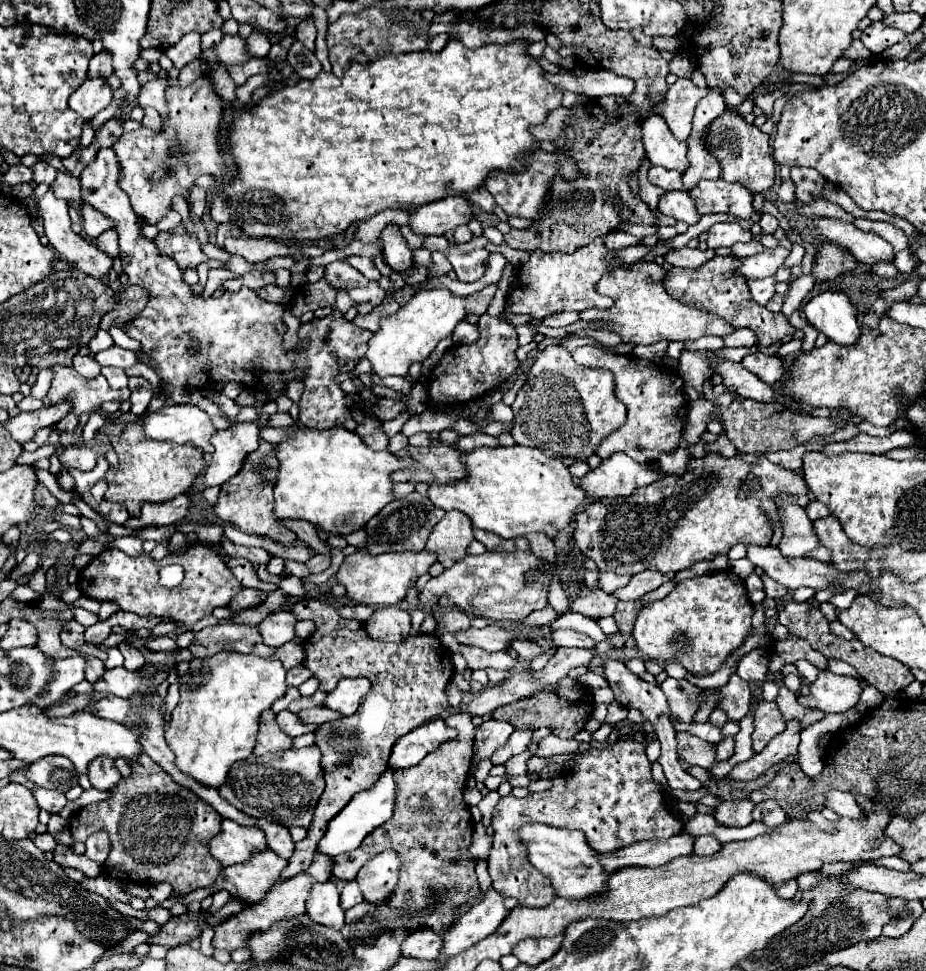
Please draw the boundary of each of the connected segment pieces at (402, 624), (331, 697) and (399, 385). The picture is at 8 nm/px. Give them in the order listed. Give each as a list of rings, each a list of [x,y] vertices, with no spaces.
[[[379,607],[365,623],[365,629],[377,641],[403,641],[409,637],[411,615],[401,607]]]
[[[357,677],[357,679],[341,679],[337,687],[327,693],[323,707],[329,707],[341,715],[353,715],[359,707],[361,697],[371,689],[371,681]]]
[[[373,374],[372,381],[375,384],[384,385],[404,394],[407,394],[413,386],[413,383],[407,381],[404,377],[399,376],[388,376],[380,378],[379,376]]]

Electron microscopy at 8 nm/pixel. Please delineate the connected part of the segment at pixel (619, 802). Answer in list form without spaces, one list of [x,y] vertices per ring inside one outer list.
[[[617,741],[605,749],[589,749],[581,757],[577,757],[577,771],[563,773],[553,777],[551,789],[543,793],[529,793],[523,799],[517,799],[513,795],[503,797],[497,803],[497,815],[492,817],[491,826],[495,829],[493,835],[493,849],[489,853],[489,875],[493,881],[493,889],[503,895],[503,897],[515,897],[519,905],[525,907],[545,907],[549,905],[557,893],[553,891],[553,885],[527,859],[527,847],[516,835],[517,829],[521,829],[525,823],[535,821],[535,823],[545,823],[551,827],[561,827],[561,829],[581,829],[587,835],[589,845],[597,853],[611,853],[617,851],[625,845],[645,841],[645,839],[669,839],[677,833],[681,833],[681,821],[673,815],[671,807],[667,805],[665,795],[659,791],[655,781],[651,779],[651,763],[645,755],[645,745],[639,741]]]

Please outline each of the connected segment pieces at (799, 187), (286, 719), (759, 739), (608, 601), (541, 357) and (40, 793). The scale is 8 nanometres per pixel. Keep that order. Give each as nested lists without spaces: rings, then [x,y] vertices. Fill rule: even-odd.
[[[791,167],[791,181],[795,183],[797,201],[811,203],[819,199],[821,189],[825,185],[825,177],[817,170],[809,167]]]
[[[281,711],[277,713],[277,723],[279,727],[289,735],[289,737],[297,737],[297,735],[303,735],[303,733],[313,733],[317,729],[317,725],[305,725],[299,721],[299,717],[291,711]]]
[[[775,701],[753,703],[755,711],[755,731],[753,731],[753,751],[761,753],[767,743],[785,729],[785,721]]]
[[[579,579],[577,581],[577,599],[571,603],[569,611],[581,613],[591,619],[599,619],[605,615],[613,615],[615,605],[617,601],[613,601],[613,597],[609,597],[605,591],[591,589],[583,583],[583,579]]]
[[[553,343],[539,351],[535,355],[535,363],[531,365],[527,373],[525,385],[519,389],[515,403],[511,405],[515,419],[511,427],[511,435],[515,443],[527,445],[527,447],[537,447],[541,449],[547,457],[559,459],[563,465],[571,467],[577,461],[587,461],[595,451],[601,439],[605,439],[609,433],[619,429],[625,419],[627,419],[627,409],[625,405],[615,397],[615,385],[613,385],[613,375],[605,369],[585,369],[577,365],[571,357],[569,351],[565,351],[561,345]]]
[[[39,785],[33,789],[33,795],[35,795],[35,799],[37,799],[39,807],[41,807],[41,809],[45,809],[45,811],[49,811],[49,813],[57,813],[57,811],[59,811],[59,809],[63,809],[63,807],[65,807],[65,803],[67,803],[67,799],[65,799],[65,795],[63,795],[63,793],[47,791],[47,789],[39,787]]]

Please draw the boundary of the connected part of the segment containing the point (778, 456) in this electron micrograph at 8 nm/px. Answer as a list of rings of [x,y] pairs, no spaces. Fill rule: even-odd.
[[[789,451],[768,452],[763,454],[772,463],[777,463],[777,465],[781,465],[781,467],[785,467],[785,469],[793,469],[793,471],[801,471],[799,467],[791,467],[791,463],[793,463],[793,465],[801,465],[801,461],[793,461],[793,459],[791,459],[791,455],[789,455]]]

